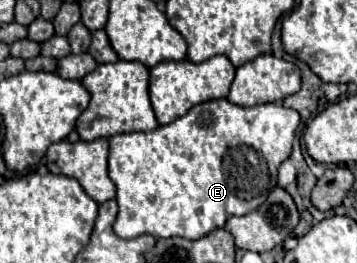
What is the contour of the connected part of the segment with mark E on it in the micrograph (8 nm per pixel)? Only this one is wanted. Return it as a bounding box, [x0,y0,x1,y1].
[108,98,300,240]

